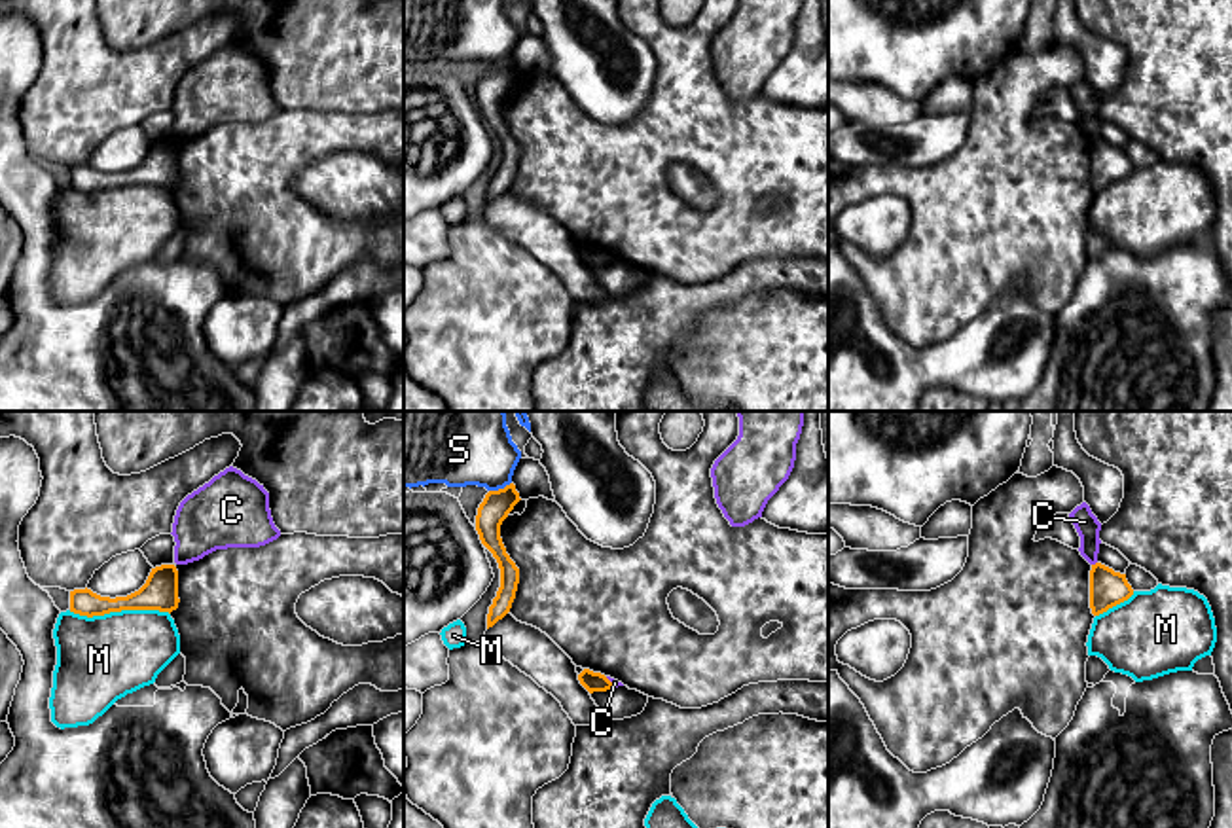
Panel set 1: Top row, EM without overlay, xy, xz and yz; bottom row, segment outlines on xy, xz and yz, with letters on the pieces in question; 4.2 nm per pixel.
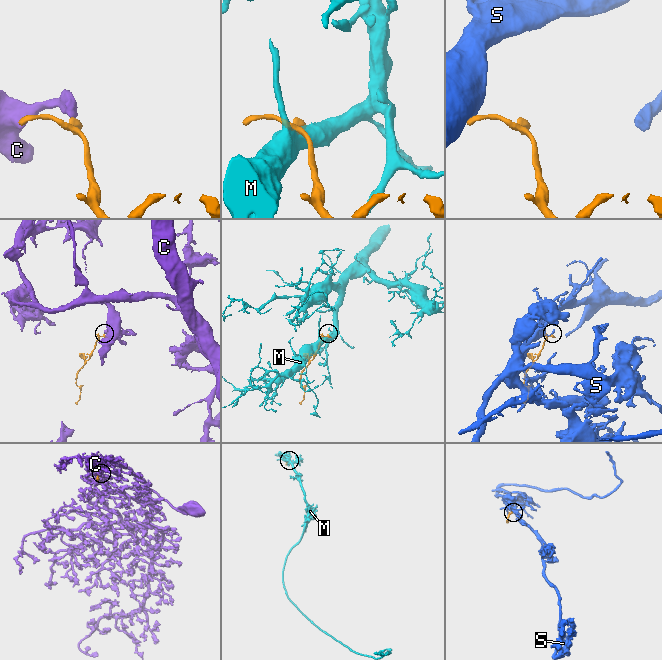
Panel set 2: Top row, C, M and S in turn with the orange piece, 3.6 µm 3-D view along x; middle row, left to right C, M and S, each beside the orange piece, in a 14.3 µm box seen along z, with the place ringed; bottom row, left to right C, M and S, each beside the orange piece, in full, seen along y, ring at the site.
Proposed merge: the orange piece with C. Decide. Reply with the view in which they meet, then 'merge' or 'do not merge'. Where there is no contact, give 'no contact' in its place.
yz | do not merge

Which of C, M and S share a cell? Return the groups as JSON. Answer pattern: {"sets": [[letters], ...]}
{"sets": [["C"], ["M"], ["S"]]}

